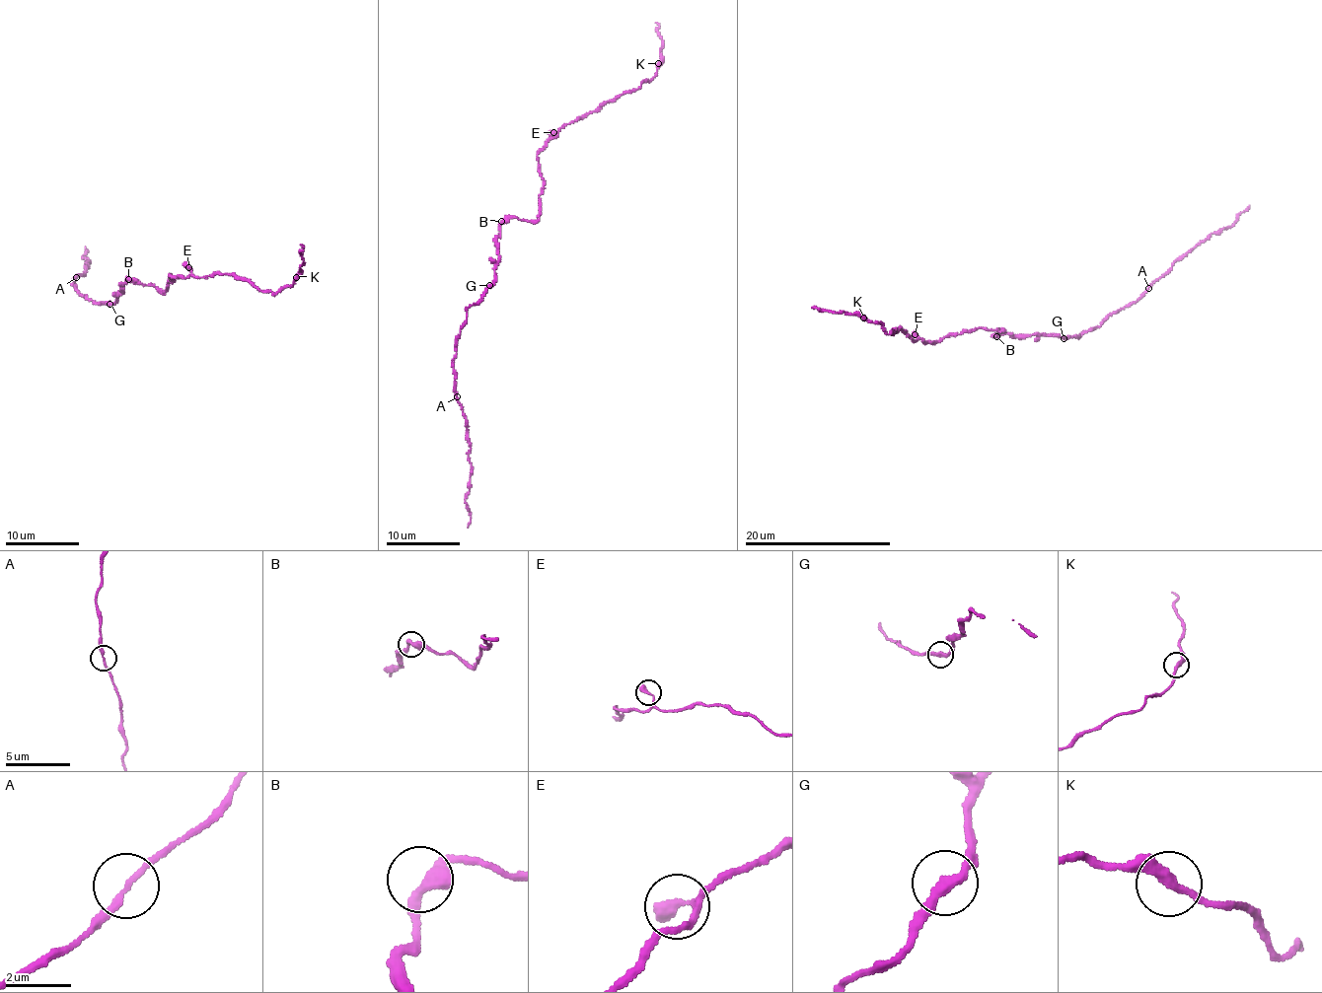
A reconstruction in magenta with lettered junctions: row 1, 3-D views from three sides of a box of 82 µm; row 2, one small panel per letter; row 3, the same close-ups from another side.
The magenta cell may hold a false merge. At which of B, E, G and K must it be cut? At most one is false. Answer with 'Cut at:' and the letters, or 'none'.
Cut at: none

